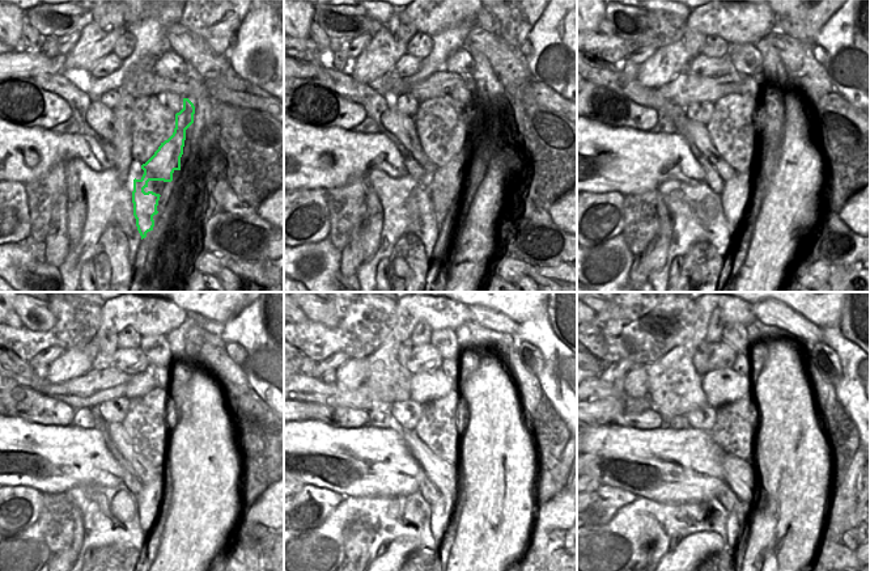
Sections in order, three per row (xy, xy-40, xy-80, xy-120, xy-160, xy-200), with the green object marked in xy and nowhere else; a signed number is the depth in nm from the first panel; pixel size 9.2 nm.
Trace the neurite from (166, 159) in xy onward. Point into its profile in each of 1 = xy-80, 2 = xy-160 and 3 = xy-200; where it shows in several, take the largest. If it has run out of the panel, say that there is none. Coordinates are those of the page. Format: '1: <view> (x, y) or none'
1: xy-80 (733, 202)
2: xy-160 (441, 511)
3: xy-200 (733, 527)

